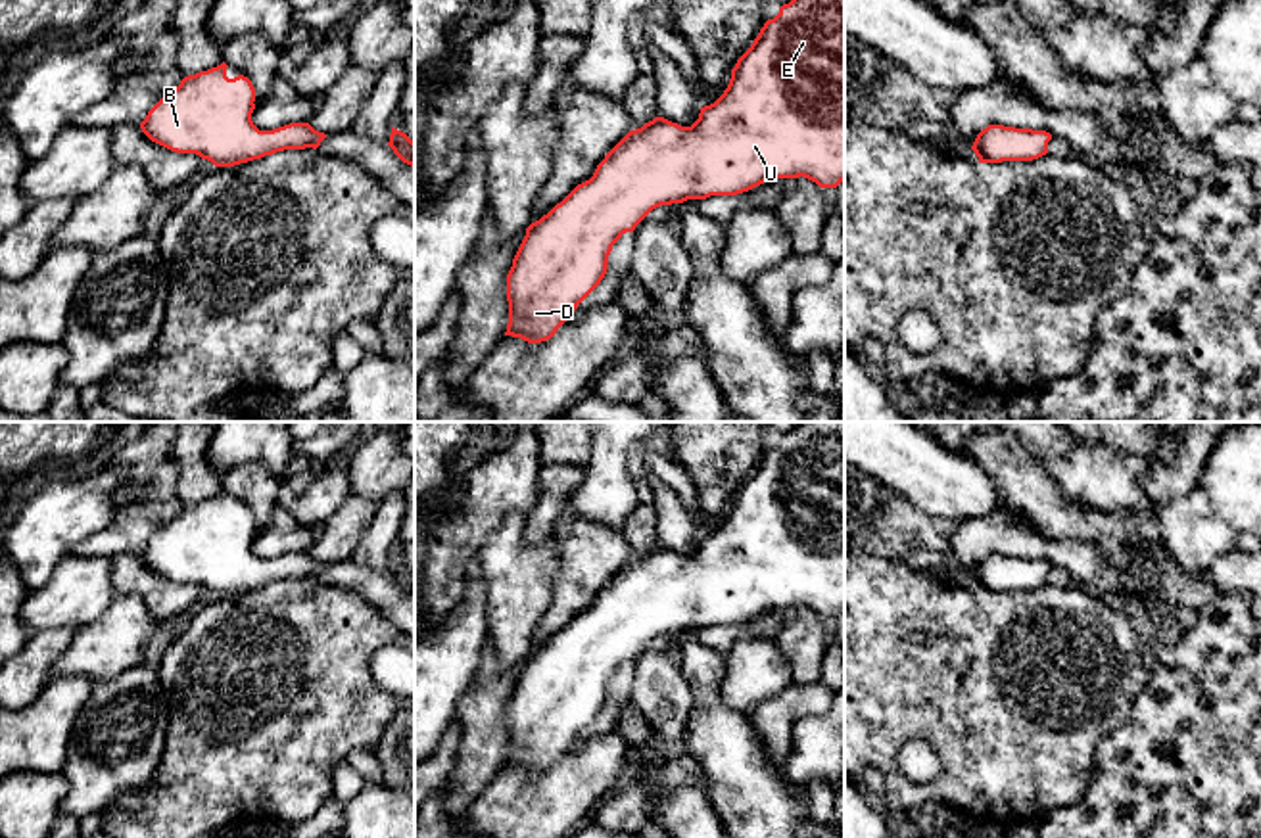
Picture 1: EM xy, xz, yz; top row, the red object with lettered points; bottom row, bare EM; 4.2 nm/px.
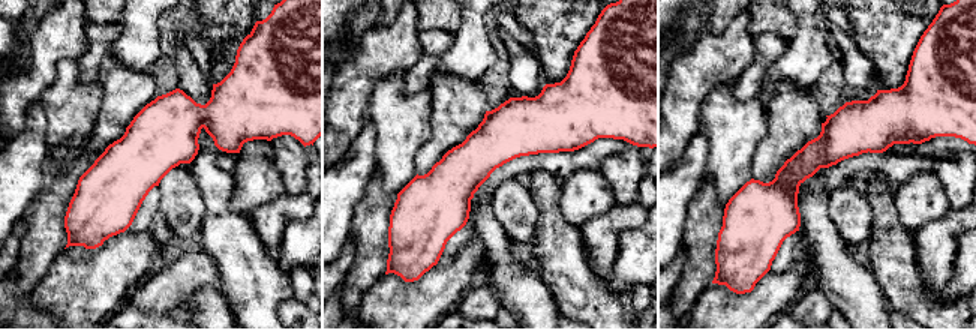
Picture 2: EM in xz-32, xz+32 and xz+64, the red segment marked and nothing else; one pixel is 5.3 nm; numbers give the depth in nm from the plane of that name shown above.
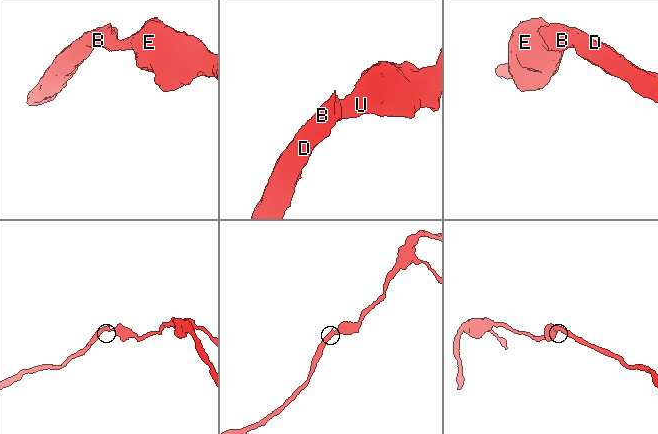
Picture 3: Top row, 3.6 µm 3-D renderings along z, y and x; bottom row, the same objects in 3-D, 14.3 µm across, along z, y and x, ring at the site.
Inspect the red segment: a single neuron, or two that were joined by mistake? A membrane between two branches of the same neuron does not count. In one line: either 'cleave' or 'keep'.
keep

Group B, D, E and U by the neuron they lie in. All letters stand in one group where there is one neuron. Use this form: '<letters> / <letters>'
B D E U

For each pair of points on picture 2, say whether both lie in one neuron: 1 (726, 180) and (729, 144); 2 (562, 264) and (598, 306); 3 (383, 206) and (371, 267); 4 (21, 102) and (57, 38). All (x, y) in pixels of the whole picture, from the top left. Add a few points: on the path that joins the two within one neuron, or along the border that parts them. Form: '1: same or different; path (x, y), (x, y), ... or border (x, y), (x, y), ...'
1: same; path (726, 171), (729, 153)
2: same; path (568, 275), (588, 296)
3: same; path (371, 221), (371, 252)
4: same; path (27, 86), (42, 71), (44, 54)

